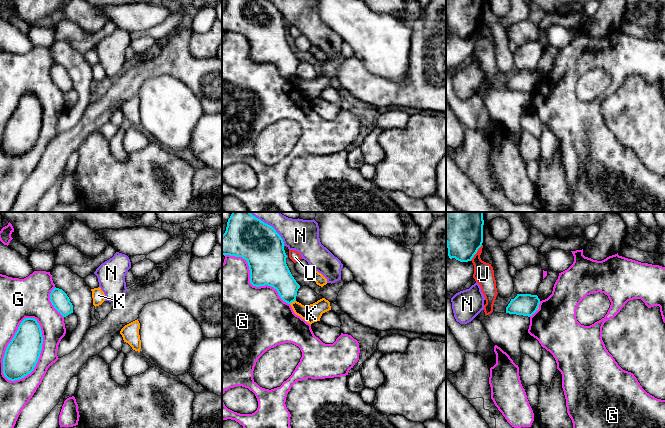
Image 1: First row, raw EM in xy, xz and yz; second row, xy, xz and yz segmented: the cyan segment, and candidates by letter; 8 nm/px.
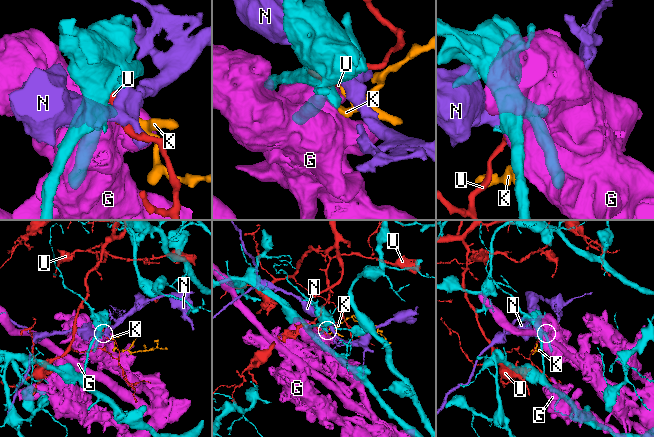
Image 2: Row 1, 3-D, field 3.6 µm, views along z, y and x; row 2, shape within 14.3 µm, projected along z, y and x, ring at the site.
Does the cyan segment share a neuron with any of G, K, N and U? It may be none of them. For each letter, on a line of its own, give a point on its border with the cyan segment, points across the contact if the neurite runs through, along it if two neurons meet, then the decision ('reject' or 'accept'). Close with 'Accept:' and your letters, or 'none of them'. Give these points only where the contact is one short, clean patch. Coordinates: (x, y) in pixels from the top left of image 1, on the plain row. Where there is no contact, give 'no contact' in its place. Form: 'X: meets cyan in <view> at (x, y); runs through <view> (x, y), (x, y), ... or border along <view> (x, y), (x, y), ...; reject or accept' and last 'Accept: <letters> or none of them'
G: meets cyan in xy at (8, 121); reject
K: meets cyan in xz at (292, 77); border along xz (295, 76), (290, 80); reject
N: meets cyan in xz at (278, 10); reject
U: meets cyan in yz at (476, 28); reject
Accept: none of them

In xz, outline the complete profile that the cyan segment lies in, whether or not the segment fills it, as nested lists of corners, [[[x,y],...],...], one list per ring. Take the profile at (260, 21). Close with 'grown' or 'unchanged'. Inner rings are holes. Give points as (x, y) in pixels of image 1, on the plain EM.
[[[227,0],[222,11],[222,31],[245,35],[253,62],[271,62],[291,80],[300,61],[286,40],[284,22],[281,12],[268,0]]]; unchanged

